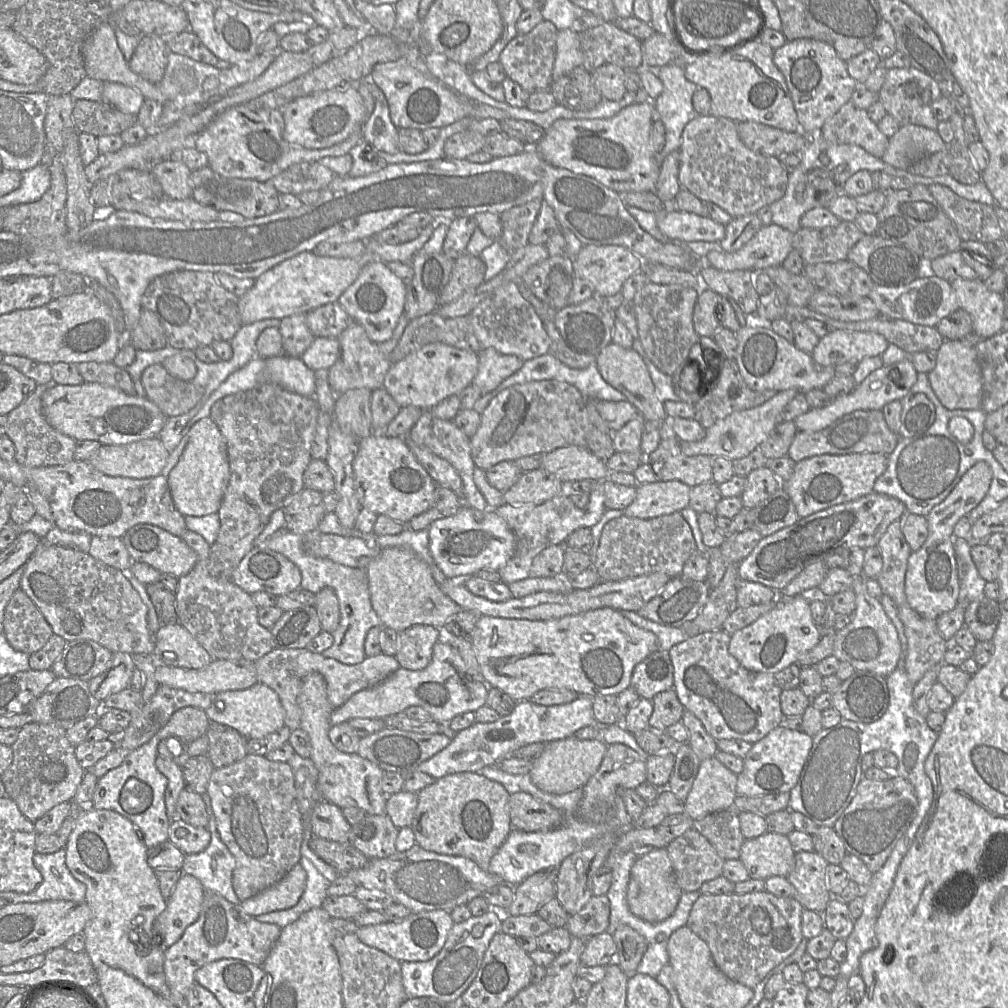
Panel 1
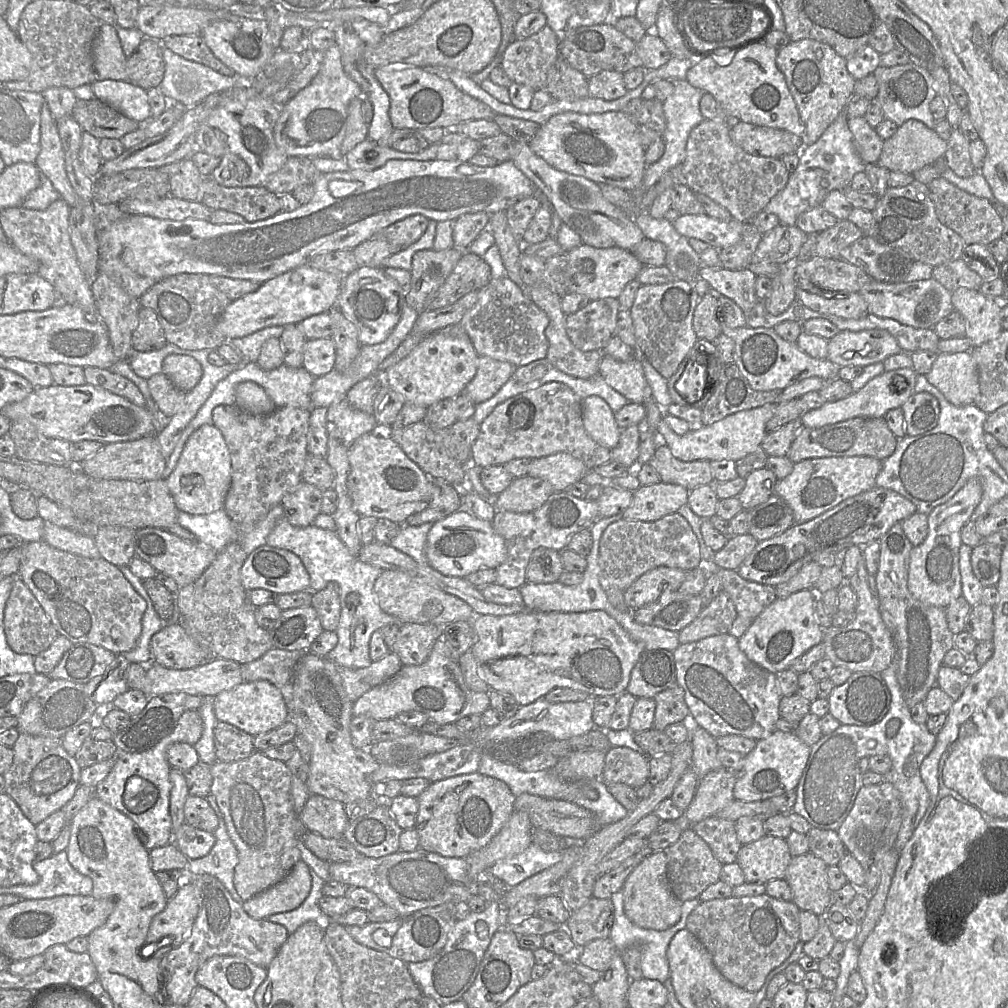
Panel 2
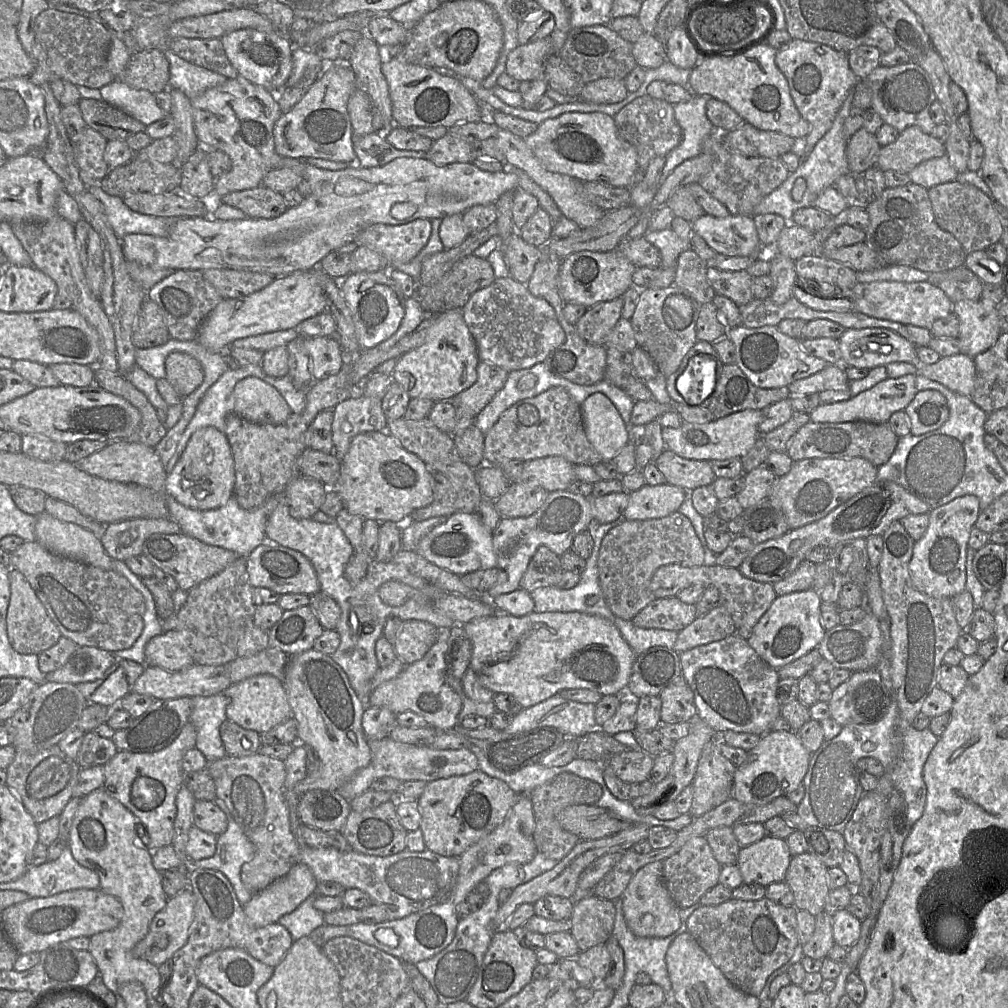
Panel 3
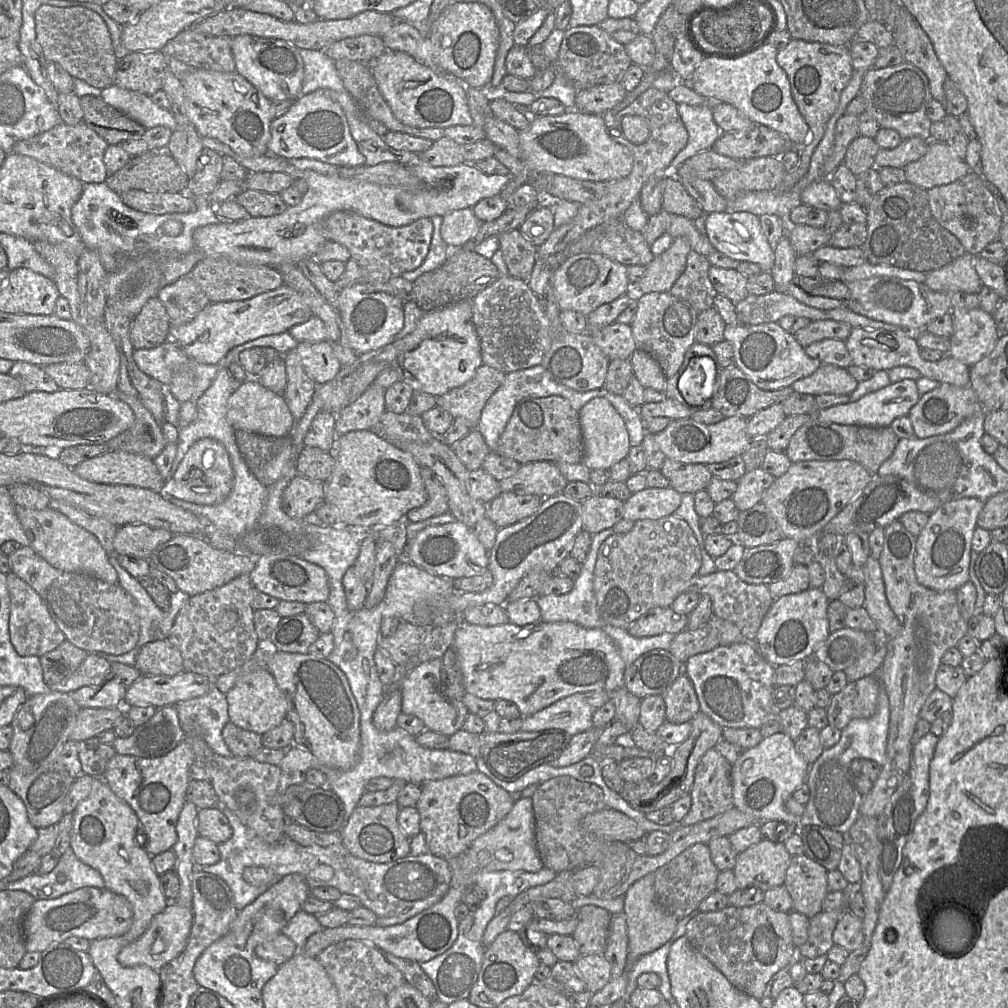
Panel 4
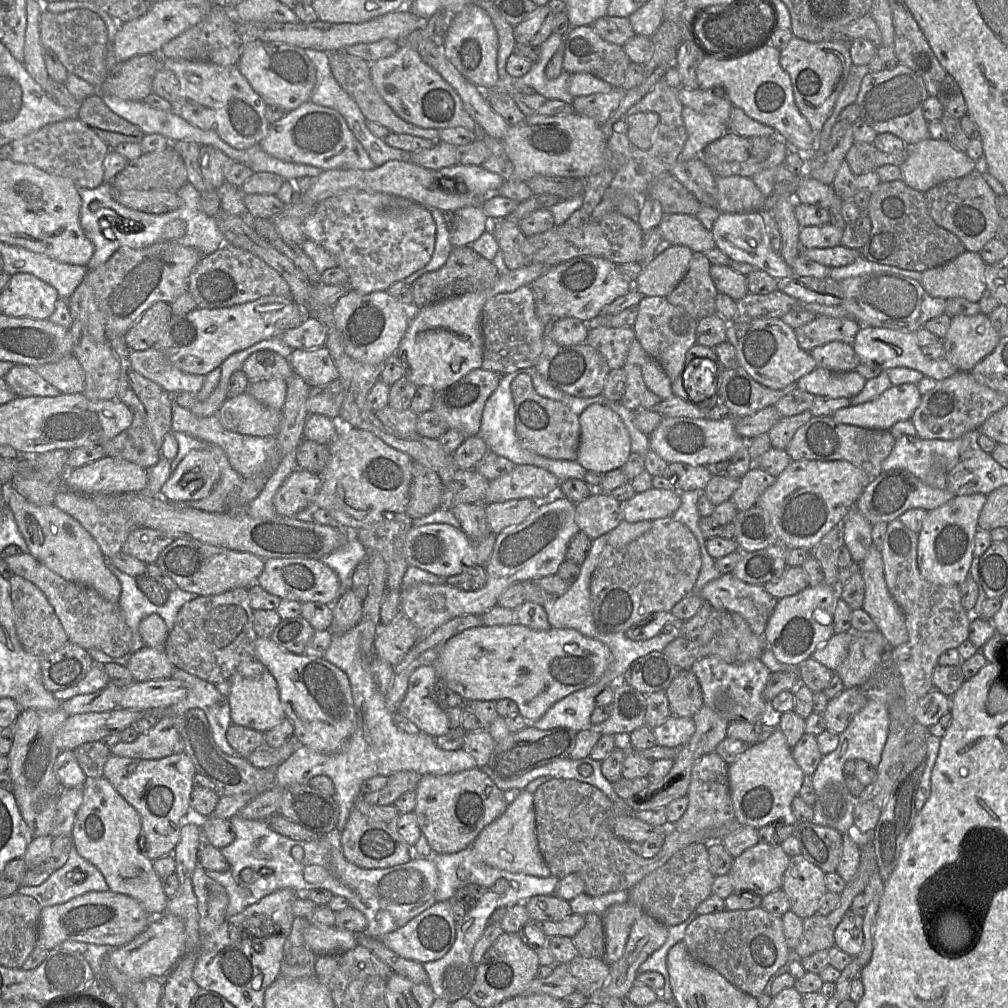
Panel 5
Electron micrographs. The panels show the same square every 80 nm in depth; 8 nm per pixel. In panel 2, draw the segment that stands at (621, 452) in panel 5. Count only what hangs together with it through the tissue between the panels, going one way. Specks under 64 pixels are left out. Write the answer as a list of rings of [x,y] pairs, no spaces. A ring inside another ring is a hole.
[[[590,396],[582,402],[584,428],[599,445],[612,450],[617,446],[620,429],[615,420],[615,412],[599,396]]]

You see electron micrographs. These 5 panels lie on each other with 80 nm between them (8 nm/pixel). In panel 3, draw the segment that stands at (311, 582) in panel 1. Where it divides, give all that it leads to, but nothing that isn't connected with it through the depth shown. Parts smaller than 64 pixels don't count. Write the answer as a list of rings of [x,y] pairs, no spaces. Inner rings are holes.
[[[285,490],[278,495],[279,504],[270,515],[266,525],[266,542],[277,543],[304,555],[317,573],[320,590],[332,597],[341,609],[335,631],[340,636],[340,643],[331,658],[346,673],[351,688],[365,703],[374,690],[371,680],[379,669],[375,656],[375,645],[383,635],[383,627],[390,618],[404,621],[421,620],[433,624],[440,631],[447,631],[456,623],[433,604],[441,594],[440,589],[429,584],[423,578],[412,574],[404,565],[393,562],[370,560],[365,577],[356,585],[345,578],[345,567],[349,562],[353,547],[342,529],[335,523],[318,523],[311,519],[297,520],[291,517],[286,504]],[[388,581],[399,581],[418,589],[428,600],[410,599],[400,606],[385,604],[378,594],[380,586]]]

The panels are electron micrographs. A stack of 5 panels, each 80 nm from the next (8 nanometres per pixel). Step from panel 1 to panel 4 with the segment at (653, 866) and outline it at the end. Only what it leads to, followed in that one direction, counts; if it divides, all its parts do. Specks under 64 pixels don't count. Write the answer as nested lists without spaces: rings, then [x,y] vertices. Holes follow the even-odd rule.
[[[649,873],[634,882],[624,895],[622,912],[626,917],[628,934],[628,966],[639,957],[664,945],[674,934],[677,921],[664,911],[656,900],[654,873]]]

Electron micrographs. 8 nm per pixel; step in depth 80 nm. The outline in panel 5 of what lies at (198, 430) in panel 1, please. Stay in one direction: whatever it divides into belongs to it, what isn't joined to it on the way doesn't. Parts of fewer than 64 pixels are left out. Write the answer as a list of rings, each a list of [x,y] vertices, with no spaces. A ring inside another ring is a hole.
[[[207,449],[192,450],[172,472],[163,485],[160,496],[171,503],[205,499],[220,479],[220,468]]]

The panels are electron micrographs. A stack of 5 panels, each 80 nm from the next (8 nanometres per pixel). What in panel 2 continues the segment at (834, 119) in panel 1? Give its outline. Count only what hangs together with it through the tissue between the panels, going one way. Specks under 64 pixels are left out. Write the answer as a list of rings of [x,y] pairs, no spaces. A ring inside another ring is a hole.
[[[862,116],[849,118],[848,127],[861,160],[866,164],[876,164],[881,155],[884,140],[875,128],[870,126]]]

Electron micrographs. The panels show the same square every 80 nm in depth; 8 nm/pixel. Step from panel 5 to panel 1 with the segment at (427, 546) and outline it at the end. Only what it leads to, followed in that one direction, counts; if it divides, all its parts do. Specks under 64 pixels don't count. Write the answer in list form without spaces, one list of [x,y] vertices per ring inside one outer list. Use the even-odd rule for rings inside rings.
[[[464,505],[454,515],[434,521],[428,531],[430,552],[436,565],[453,580],[463,580],[481,570],[499,571],[516,548],[514,533],[494,509],[480,512]]]

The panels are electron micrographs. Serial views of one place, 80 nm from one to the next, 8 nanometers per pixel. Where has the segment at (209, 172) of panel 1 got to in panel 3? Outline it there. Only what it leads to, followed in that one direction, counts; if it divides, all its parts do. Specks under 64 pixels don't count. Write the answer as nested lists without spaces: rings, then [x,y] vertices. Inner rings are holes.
[[[262,185],[228,193],[216,198],[218,202],[243,211],[246,217],[272,219],[283,214],[288,208],[283,195]]]

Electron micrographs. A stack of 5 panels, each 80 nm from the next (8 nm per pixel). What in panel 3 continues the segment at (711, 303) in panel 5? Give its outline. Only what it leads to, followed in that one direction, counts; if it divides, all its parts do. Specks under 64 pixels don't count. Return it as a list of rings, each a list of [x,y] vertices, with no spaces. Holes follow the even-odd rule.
[[[693,249],[682,252],[677,260],[674,285],[687,291],[700,305],[712,302],[716,292],[707,279],[707,267],[711,263],[702,260]]]

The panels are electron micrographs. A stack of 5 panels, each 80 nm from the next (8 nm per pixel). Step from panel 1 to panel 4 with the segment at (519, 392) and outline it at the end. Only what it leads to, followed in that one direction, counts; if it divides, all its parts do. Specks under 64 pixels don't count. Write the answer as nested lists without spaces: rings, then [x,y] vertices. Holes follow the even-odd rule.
[[[561,396],[526,397],[515,406],[499,438],[497,449],[492,452],[515,460],[521,465],[540,461],[582,463],[584,440],[579,412]]]

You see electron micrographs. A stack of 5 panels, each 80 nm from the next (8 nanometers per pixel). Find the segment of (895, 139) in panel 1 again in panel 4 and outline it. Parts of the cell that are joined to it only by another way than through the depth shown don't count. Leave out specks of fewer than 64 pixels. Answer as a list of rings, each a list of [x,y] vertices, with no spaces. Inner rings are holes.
[[[920,137],[902,139],[895,148],[880,148],[875,157],[875,166],[877,168],[886,166],[904,168],[907,164],[924,156],[927,149],[928,141]]]

